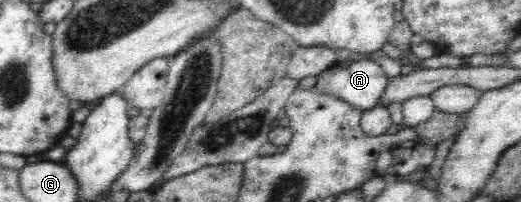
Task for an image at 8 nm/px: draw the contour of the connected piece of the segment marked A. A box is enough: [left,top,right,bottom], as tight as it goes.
[312,58,390,110]

